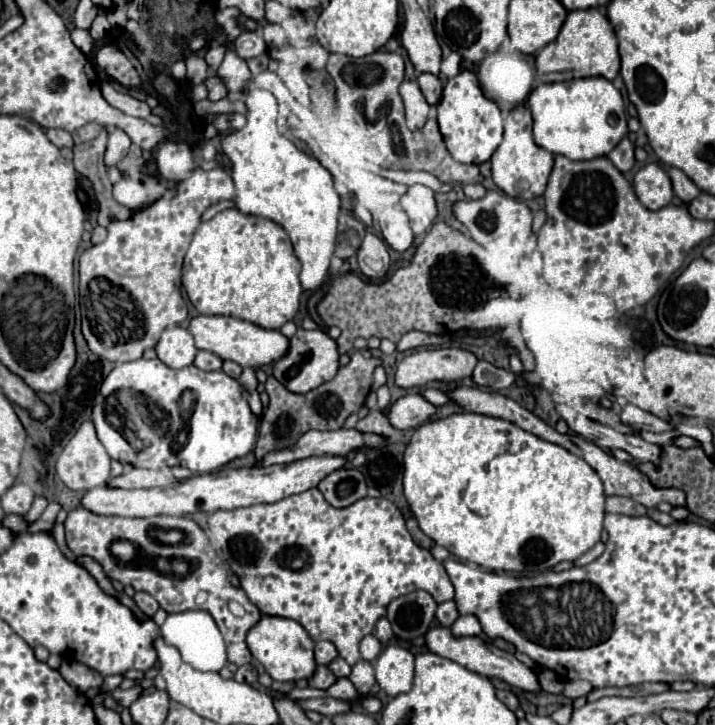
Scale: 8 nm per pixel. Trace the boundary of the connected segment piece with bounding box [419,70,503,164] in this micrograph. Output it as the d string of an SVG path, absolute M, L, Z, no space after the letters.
M463 70L457 76L447 80L447 84L443 86L443 92L441 92L441 100L437 102L437 109L435 106L429 108L427 122L419 130L429 130L431 116L437 118L439 130L445 138L445 146L457 162L483 164L491 158L491 154L501 144L501 138L503 138L501 112L493 100L483 96L479 82L477 82L477 76L469 70Z

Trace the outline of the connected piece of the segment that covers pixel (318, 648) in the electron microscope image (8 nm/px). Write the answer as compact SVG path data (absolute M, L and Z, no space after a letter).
M315 642L315 662L329 664L337 656L337 648L331 642Z

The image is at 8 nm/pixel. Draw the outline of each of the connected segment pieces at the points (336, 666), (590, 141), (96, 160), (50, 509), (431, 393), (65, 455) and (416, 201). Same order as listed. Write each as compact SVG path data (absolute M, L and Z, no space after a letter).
M335 658L335 660L329 664L329 670L331 670L337 678L349 676L349 674L351 674L351 666L349 666L343 658Z
M603 76L539 84L531 90L527 104L533 114L535 142L553 154L567 156L569 160L607 156L627 134L623 96Z
M103 130L93 142L75 146L75 160L73 162L75 162L77 172L87 176L93 182L93 190L95 190L95 196L99 200L103 214L113 214L119 220L125 220L131 216L131 210L121 206L117 200L113 200L111 182L107 180L107 168L103 164L105 142L107 142L107 132Z
M51 502L51 504L45 508L45 512L39 516L39 520L33 522L33 524L27 528L27 532L49 532L49 530L53 528L53 522L55 522L55 516L57 516L59 510L61 510L61 506L59 506L57 502Z
M433 388L423 390L423 396L425 396L431 404L435 404L435 406L445 406L445 404L451 400L449 394L445 394L445 392L441 392L441 390L433 390Z
M83 422L57 460L57 476L71 490L89 490L109 480L111 458L95 434L93 422Z
M421 184L409 188L405 196L401 196L401 208L407 212L411 220L413 234L423 234L437 216L437 206L433 198L433 190Z

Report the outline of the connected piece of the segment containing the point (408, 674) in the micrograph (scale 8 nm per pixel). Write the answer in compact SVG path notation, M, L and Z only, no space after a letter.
M387 644L375 660L379 688L387 696L409 692L413 684L413 662L415 656L407 648L399 644Z

